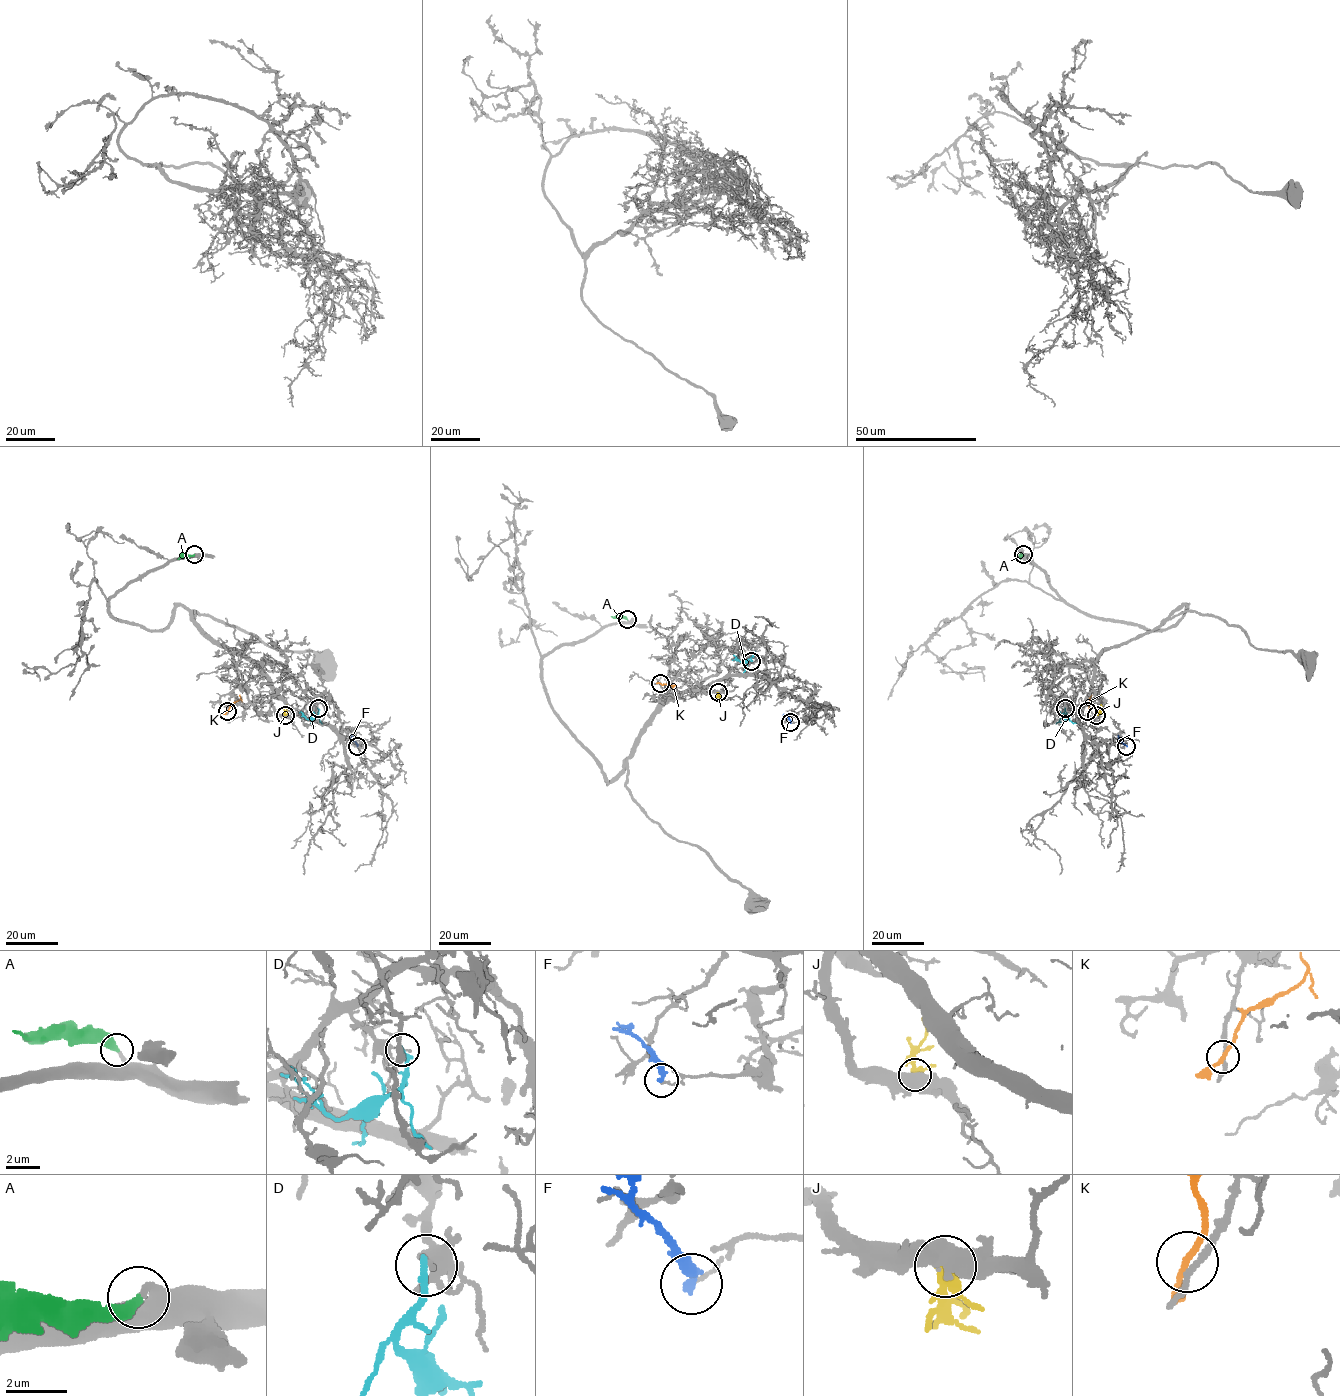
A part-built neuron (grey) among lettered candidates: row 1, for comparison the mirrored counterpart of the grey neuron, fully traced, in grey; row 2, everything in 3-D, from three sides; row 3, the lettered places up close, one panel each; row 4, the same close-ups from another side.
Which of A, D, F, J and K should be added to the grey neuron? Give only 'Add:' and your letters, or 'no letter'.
Add: A, J

